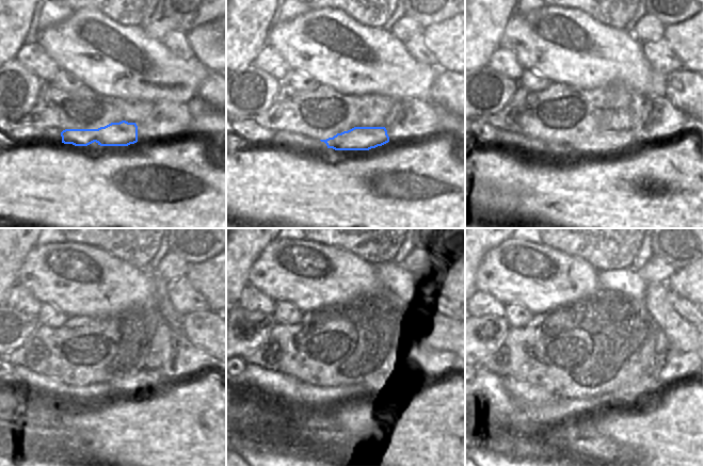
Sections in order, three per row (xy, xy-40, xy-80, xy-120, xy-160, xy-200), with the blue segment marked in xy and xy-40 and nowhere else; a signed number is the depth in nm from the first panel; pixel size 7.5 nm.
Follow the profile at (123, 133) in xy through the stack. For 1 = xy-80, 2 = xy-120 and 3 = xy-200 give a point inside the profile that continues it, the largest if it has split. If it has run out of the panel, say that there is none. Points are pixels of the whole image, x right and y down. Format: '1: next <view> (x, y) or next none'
1: next xy-80 (607, 142)
2: next xy-120 (145, 379)
3: next xy-200 (629, 392)

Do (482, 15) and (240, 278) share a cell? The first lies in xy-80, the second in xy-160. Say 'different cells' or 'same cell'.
same cell

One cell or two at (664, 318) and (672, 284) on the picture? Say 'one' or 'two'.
one

